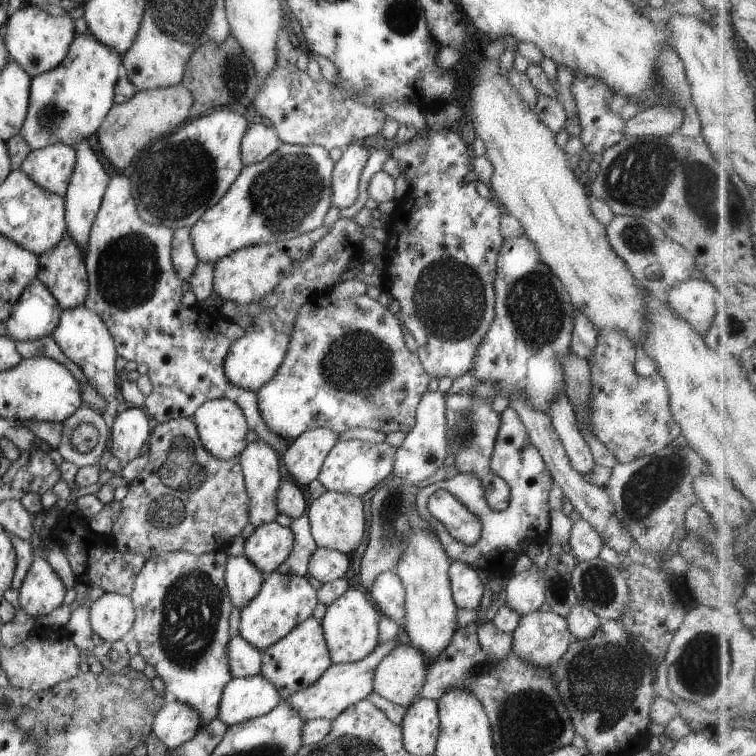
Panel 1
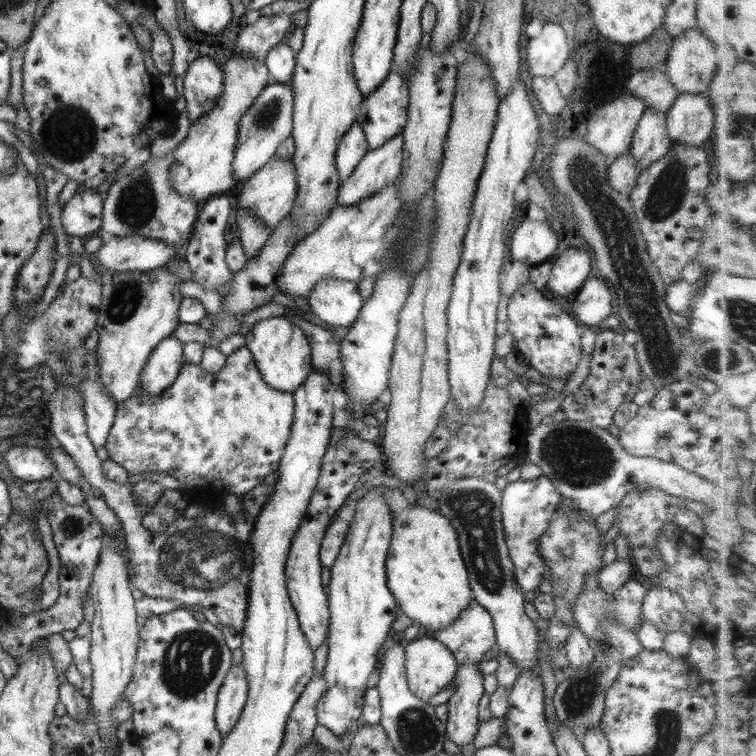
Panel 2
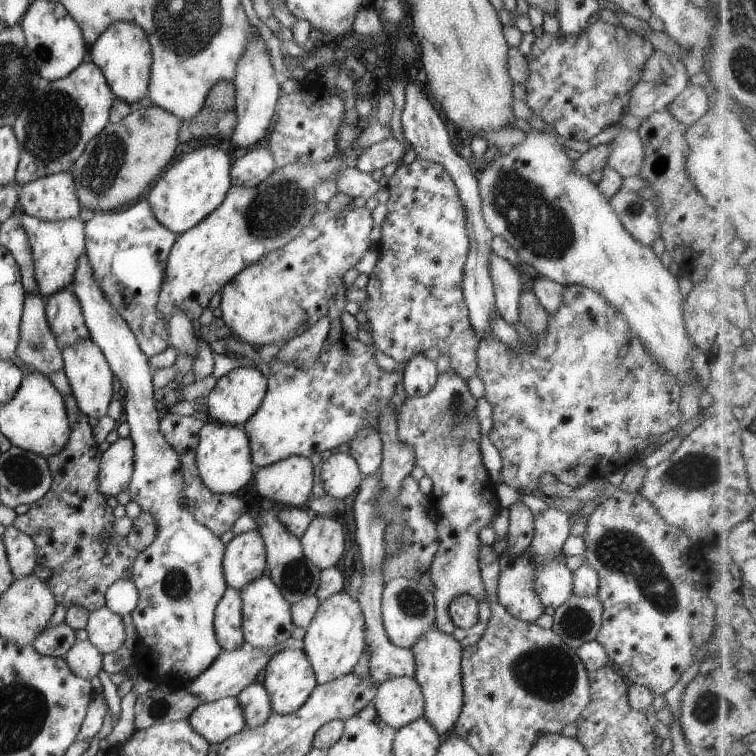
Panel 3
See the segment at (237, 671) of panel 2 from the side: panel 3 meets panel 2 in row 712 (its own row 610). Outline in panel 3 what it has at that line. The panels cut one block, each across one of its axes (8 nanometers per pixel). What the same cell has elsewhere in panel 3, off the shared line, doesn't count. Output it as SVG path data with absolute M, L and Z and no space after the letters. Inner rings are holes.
M227 587L214 609L213 628L222 651L244 647L241 631L241 592Z

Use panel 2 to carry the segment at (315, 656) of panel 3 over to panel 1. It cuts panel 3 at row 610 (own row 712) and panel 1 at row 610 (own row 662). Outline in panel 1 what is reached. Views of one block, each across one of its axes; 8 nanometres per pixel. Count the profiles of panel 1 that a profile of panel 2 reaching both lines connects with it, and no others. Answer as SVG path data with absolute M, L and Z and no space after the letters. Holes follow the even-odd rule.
M349 587L339 598L333 600L326 607L326 612L321 618L323 637L329 652L332 664L353 663L362 660L370 654L379 644L378 622L381 618L378 610L365 594Z

